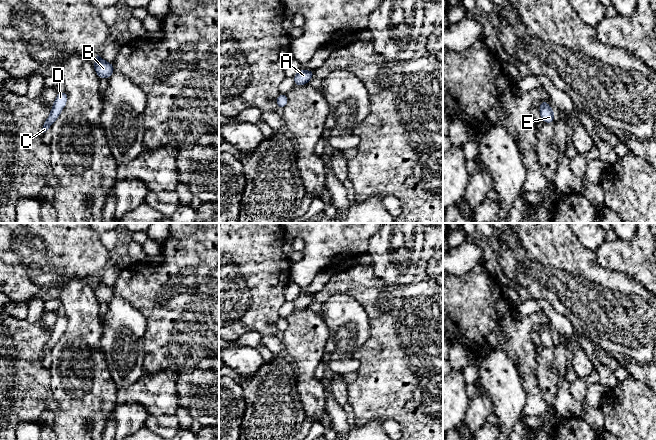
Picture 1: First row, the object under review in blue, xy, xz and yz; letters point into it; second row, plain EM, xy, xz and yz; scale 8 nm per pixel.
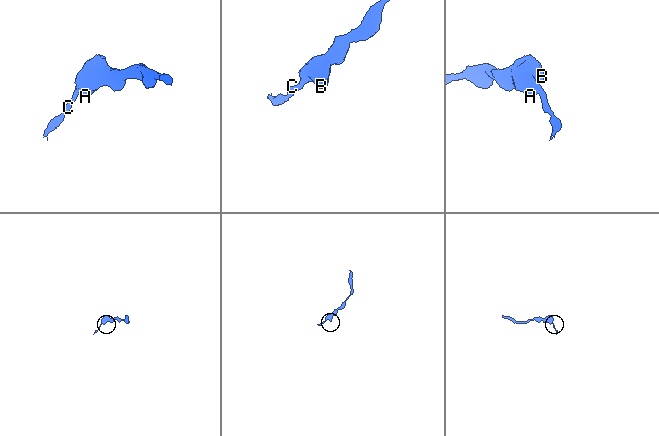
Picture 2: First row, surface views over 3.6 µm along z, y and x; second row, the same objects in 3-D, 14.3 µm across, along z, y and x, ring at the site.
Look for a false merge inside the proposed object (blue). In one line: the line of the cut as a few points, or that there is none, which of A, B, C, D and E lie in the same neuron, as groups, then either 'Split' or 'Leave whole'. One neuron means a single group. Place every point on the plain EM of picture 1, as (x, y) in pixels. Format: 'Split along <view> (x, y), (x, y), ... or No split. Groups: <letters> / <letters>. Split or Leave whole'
No split. Groups: A B C D E. Leave whole

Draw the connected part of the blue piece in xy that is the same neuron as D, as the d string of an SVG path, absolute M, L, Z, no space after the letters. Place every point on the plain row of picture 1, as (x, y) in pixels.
M61 316L57 318L57 321L53 327L53 331L52 334L47 342L47 344L45 345L43 352L40 355L40 358L43 360L49 353L49 351L51 349L53 349L53 347L56 345L56 343L59 341L59 339L61 338L64 330L67 327L67 317Z

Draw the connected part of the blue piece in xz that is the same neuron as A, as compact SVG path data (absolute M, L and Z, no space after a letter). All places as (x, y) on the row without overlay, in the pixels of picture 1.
M299 294L296 299L293 301L295 310L300 310L303 308L308 308L309 304L313 301L314 296L307 294Z

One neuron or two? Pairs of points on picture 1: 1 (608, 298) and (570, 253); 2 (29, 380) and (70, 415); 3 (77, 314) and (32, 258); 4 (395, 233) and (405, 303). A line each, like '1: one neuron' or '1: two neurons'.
1: one neuron
2: two neurons
3: two neurons
4: two neurons

